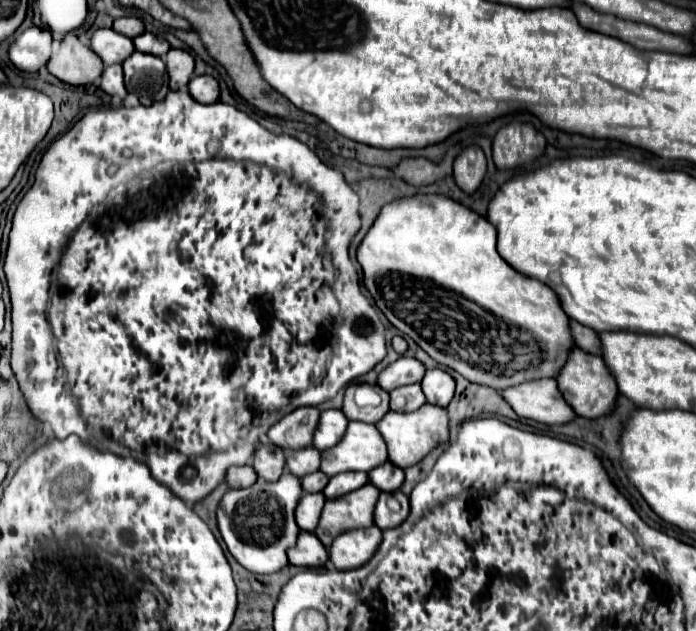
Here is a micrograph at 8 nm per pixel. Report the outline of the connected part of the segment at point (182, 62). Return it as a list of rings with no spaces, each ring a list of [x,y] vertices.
[[[171,50],[165,56],[165,64],[167,64],[167,72],[169,72],[169,88],[185,90],[189,80],[193,78],[193,70],[195,70],[193,56],[185,50]]]

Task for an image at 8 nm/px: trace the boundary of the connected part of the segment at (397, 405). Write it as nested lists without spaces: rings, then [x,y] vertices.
[[[419,384],[401,386],[401,388],[391,390],[389,394],[391,394],[391,410],[393,412],[413,412],[427,402]]]

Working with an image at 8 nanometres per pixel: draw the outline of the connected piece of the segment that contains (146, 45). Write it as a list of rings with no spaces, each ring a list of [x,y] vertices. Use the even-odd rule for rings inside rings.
[[[143,32],[141,36],[133,38],[133,44],[135,44],[135,48],[137,48],[139,52],[143,52],[143,54],[153,54],[153,56],[161,56],[161,58],[171,50],[169,42],[167,42],[163,36],[155,36],[155,34],[151,34],[151,32]]]

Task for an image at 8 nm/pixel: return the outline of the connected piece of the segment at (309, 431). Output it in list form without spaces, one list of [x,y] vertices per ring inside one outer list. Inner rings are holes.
[[[297,408],[281,418],[269,432],[269,440],[283,450],[307,448],[313,444],[313,428],[317,428],[319,408]]]

